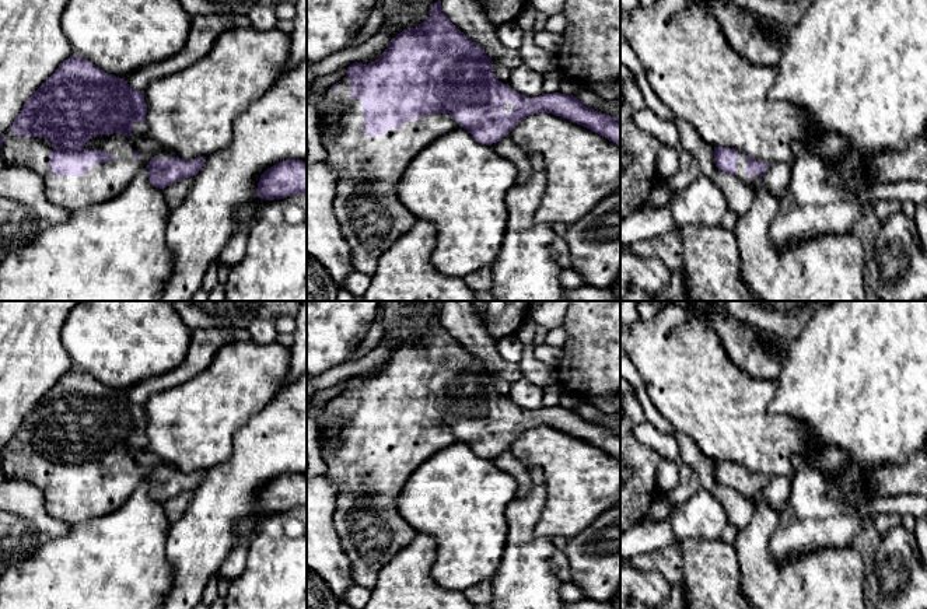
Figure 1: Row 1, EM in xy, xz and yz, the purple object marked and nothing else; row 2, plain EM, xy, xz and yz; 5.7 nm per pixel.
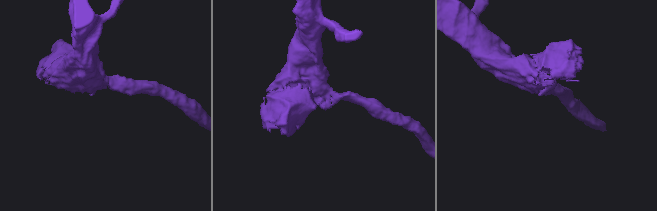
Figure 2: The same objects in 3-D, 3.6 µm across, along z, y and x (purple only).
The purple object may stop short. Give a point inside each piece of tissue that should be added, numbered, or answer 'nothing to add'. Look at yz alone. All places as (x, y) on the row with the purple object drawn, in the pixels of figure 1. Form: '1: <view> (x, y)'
1: yz (741, 161)

